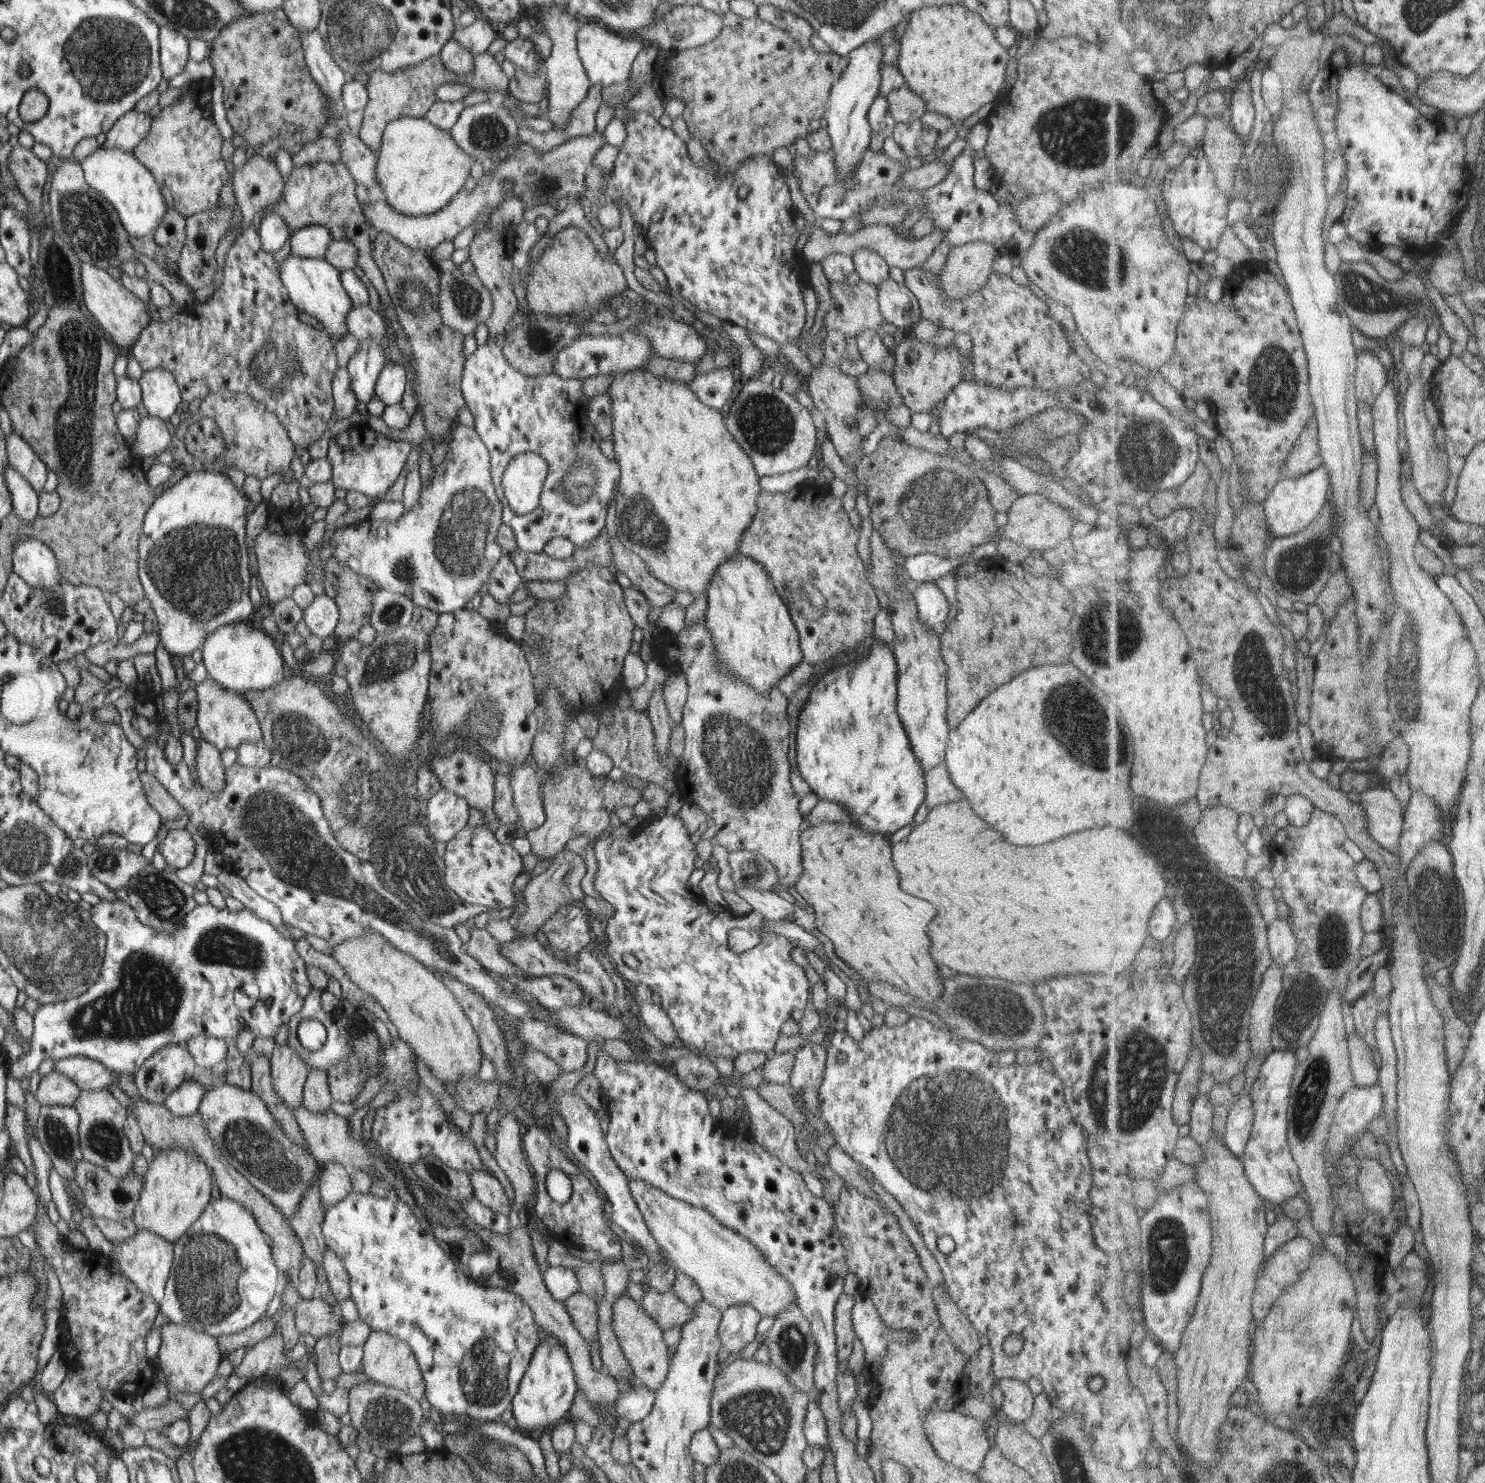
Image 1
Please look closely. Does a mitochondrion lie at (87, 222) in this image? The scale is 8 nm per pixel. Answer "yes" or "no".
yes

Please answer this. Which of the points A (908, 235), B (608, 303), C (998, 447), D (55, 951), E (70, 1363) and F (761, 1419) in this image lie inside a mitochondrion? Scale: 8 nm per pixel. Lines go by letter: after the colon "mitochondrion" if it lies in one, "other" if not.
A: other
B: other
C: other
D: mitochondrion
E: other
F: mitochondrion

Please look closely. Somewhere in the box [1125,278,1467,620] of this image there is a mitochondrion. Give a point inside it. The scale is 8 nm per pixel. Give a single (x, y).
(1273, 374)

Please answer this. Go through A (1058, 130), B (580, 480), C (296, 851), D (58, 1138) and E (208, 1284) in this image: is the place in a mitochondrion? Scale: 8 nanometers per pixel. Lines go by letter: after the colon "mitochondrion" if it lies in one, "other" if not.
A: mitochondrion
B: mitochondrion
C: mitochondrion
D: mitochondrion
E: mitochondrion

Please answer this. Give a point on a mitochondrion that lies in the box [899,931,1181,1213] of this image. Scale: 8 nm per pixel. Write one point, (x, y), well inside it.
(1128, 1087)

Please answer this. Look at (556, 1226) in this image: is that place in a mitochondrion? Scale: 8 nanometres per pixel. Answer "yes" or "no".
no

